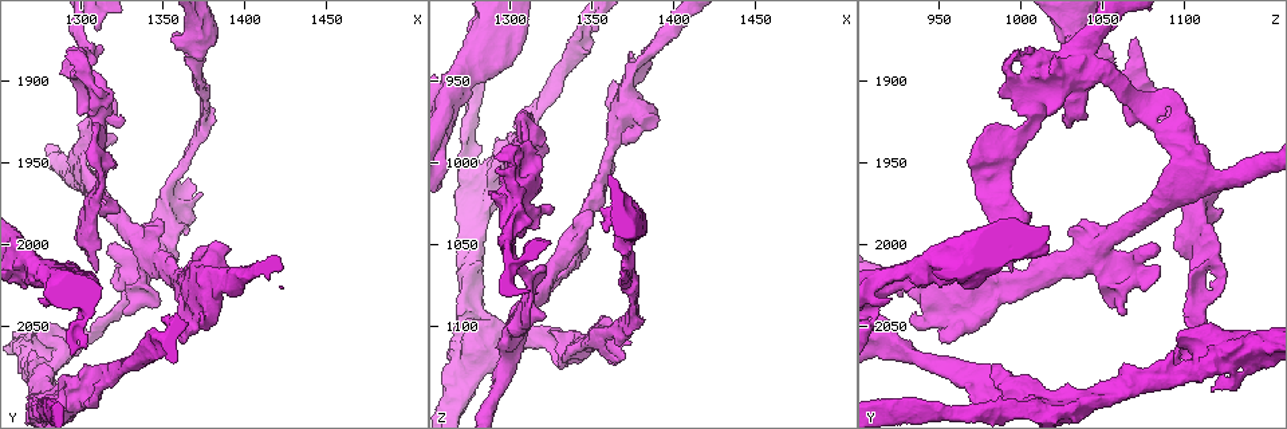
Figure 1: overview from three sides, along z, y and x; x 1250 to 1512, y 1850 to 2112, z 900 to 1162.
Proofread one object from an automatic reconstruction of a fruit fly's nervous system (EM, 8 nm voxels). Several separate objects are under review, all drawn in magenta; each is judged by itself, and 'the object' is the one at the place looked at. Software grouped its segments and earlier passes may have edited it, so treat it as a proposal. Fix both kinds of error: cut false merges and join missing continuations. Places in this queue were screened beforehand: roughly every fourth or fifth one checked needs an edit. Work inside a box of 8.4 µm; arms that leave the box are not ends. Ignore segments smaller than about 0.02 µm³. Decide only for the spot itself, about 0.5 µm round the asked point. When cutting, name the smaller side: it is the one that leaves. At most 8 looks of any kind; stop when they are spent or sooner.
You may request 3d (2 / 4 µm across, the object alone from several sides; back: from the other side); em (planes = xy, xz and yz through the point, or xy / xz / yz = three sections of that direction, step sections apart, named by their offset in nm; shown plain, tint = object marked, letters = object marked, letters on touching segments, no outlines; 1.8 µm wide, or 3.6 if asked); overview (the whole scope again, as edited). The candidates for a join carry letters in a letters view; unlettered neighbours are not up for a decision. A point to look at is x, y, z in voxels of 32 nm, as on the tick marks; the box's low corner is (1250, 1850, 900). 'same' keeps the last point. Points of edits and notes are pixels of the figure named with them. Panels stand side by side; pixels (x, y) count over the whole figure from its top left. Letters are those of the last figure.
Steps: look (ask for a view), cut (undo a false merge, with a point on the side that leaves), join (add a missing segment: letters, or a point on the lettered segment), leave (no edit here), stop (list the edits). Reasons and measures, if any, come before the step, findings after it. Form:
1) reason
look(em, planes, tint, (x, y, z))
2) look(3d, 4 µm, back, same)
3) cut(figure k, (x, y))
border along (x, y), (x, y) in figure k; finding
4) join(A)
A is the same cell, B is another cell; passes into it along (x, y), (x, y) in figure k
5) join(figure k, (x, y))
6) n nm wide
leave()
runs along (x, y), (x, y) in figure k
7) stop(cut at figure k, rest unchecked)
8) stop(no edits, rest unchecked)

closes a loop
look(3d, 4 µm, (1278, 2068, 1110))

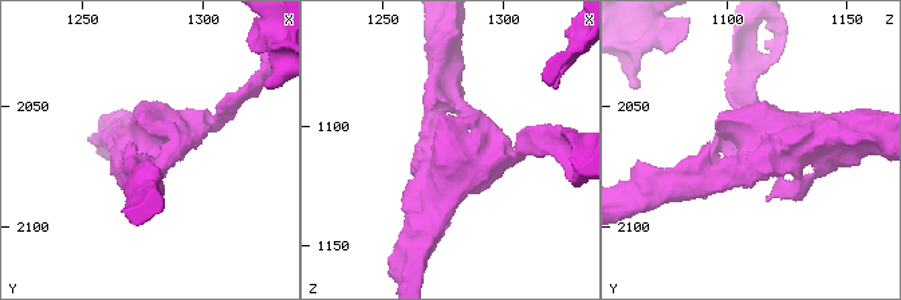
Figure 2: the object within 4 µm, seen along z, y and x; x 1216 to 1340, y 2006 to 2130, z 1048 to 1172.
look(em, 3.6 µm, planes, plain, (1277, 2068, 1110))

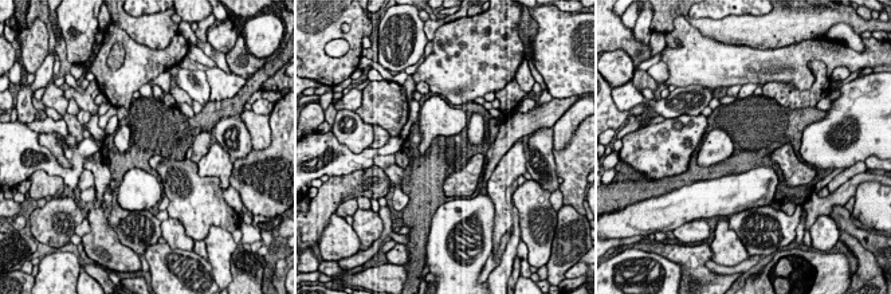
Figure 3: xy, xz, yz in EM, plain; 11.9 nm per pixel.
what lies round it
look(em, 3.6 µm, planes, letters, same)

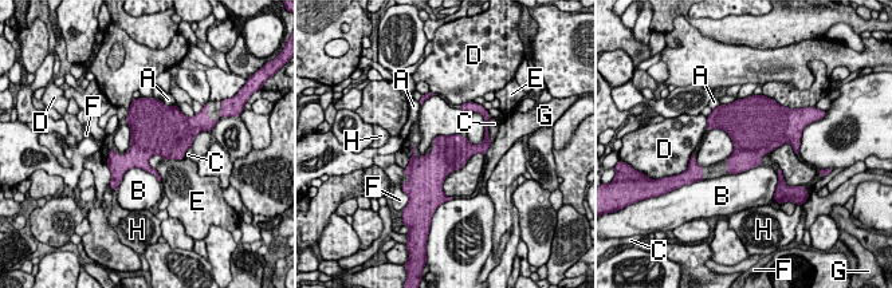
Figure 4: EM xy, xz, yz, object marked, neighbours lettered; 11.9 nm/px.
420 nm wide
leave()
A, B, C, D, E, F, G and H are other cells; border along (164, 158), (176, 160) in figure 4; all the same neuron

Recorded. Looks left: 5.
four-way junction
look(em, xz, step 16, tint, (1340, 2006, 1042))

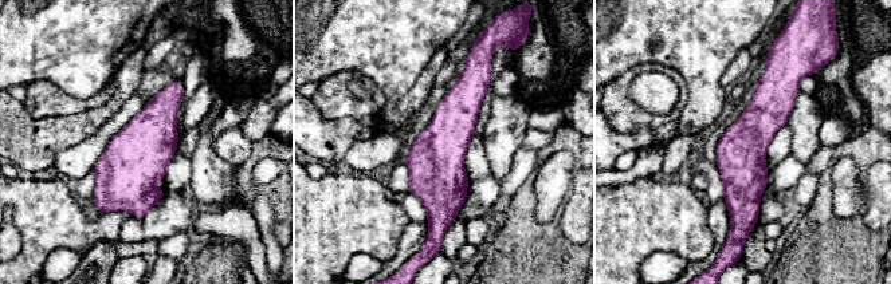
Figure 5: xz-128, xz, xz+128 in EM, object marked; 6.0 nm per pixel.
see the neighbours
look(em, xz, step 16, letters, same)

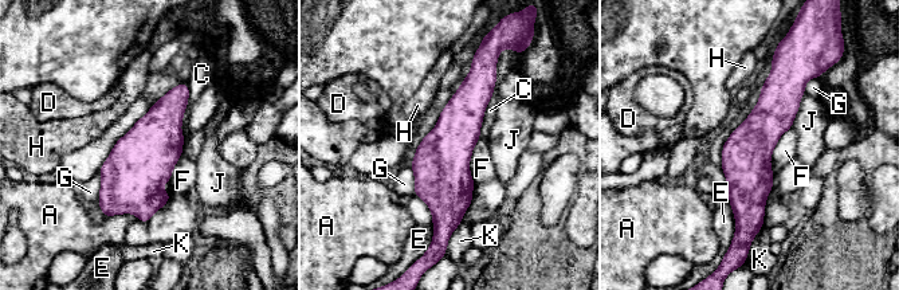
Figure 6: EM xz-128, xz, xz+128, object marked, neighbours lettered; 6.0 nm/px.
C touches over 340 nm
leave()
A, C, D, E, F, G, H, J and K are other cells; runs along (474, 71), (446, 151), (443, 228) in figure 6; all the same neuron

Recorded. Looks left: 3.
look(3d, 4 µm, back, (1310, 1950, 988))

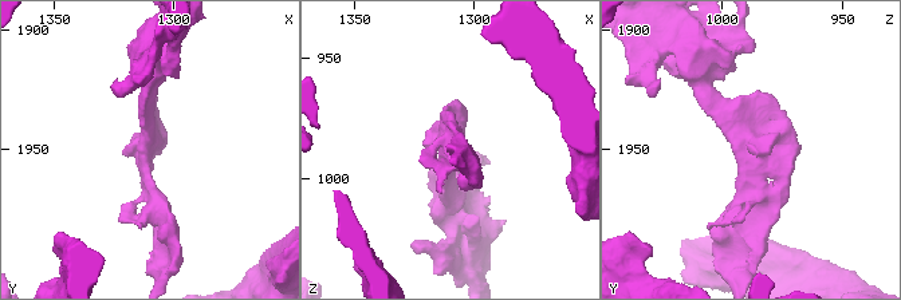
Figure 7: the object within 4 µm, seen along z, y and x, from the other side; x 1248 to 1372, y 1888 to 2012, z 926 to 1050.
shape alone is not enough
look(em, planes, letters, (1311, 1948, 987))

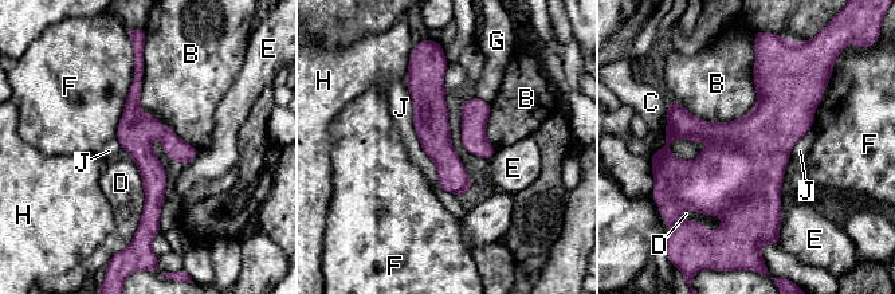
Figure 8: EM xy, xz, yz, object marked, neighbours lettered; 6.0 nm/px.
leave()
B, C, D, E, F, G, H and J are other cells; runs along (140, 65), (133, 121), (153, 173), (153, 226) in figure 8; all the same neuron

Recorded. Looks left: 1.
stop(no edits, rest unchecked)

